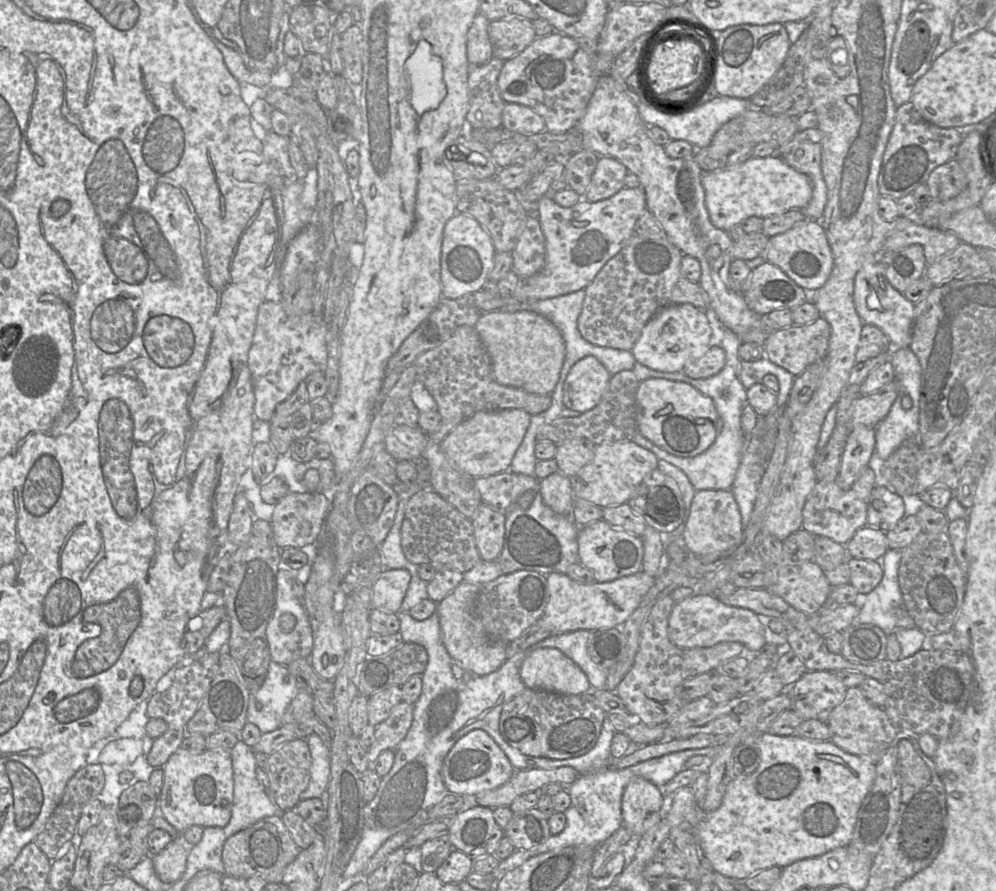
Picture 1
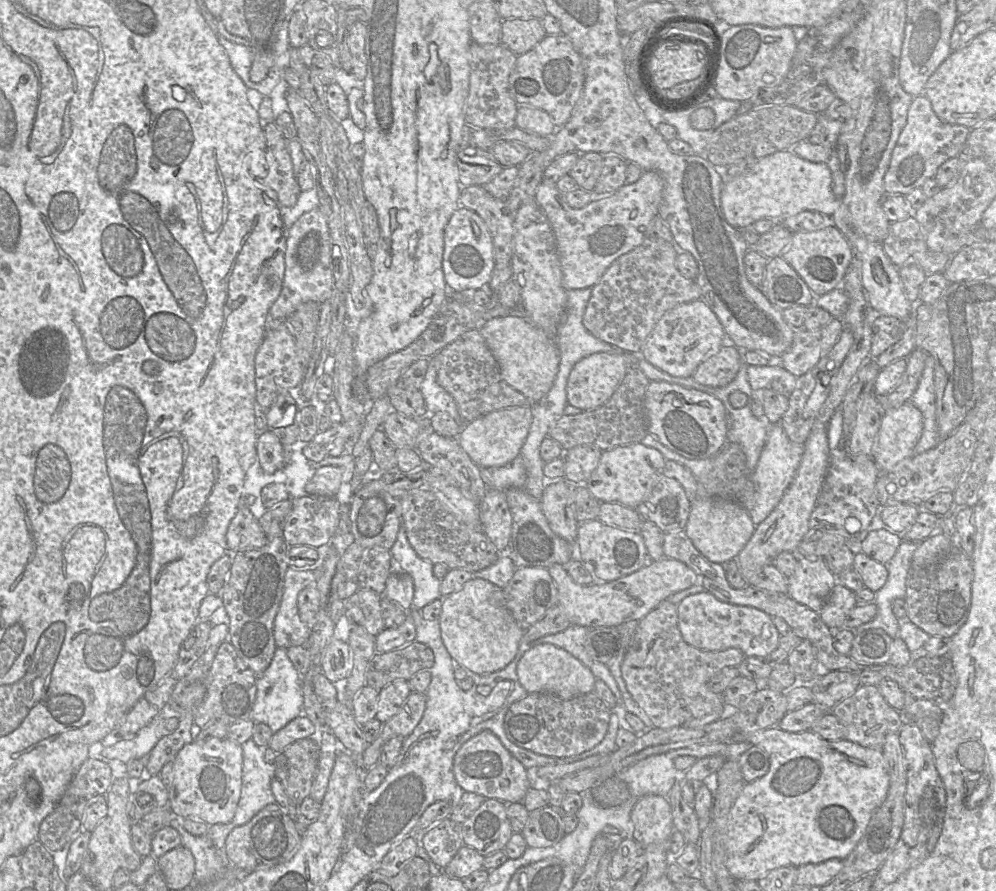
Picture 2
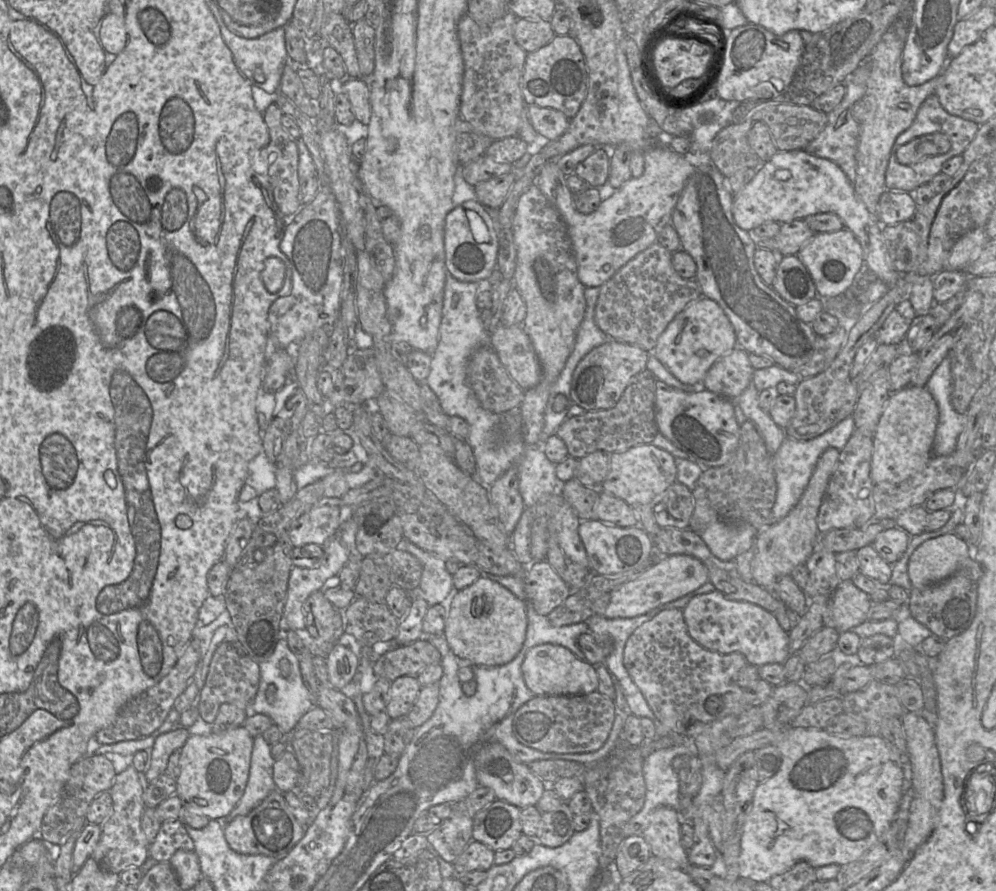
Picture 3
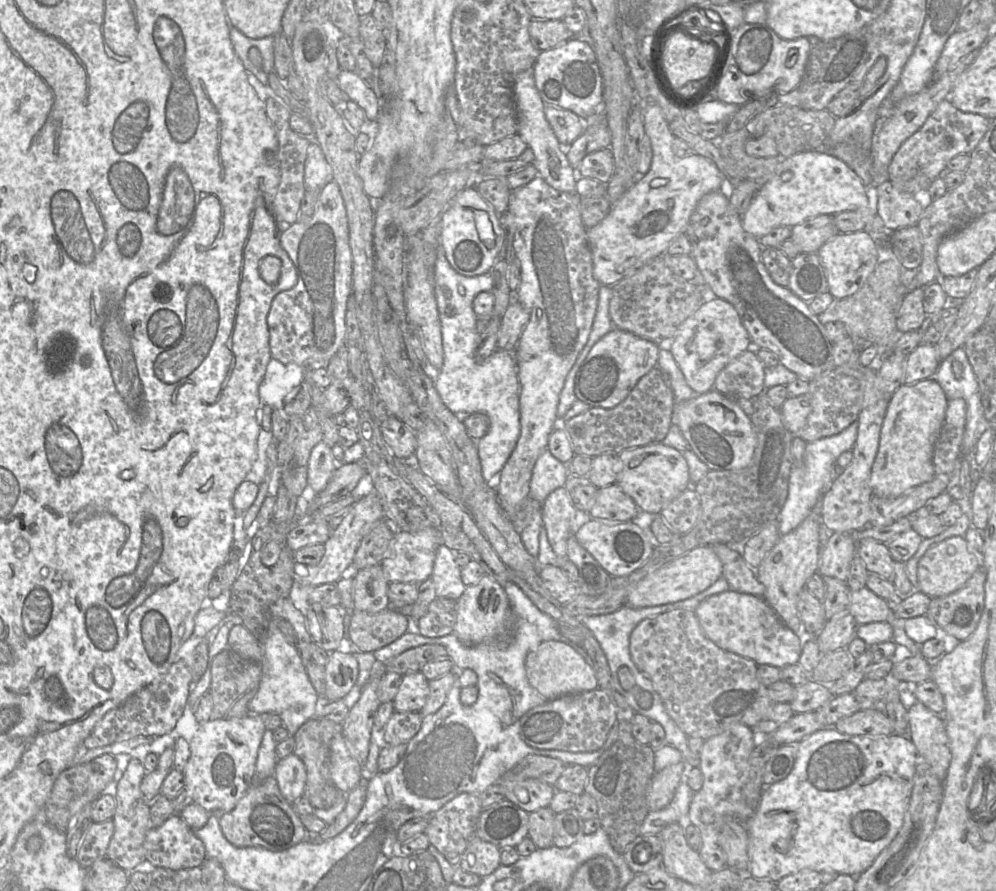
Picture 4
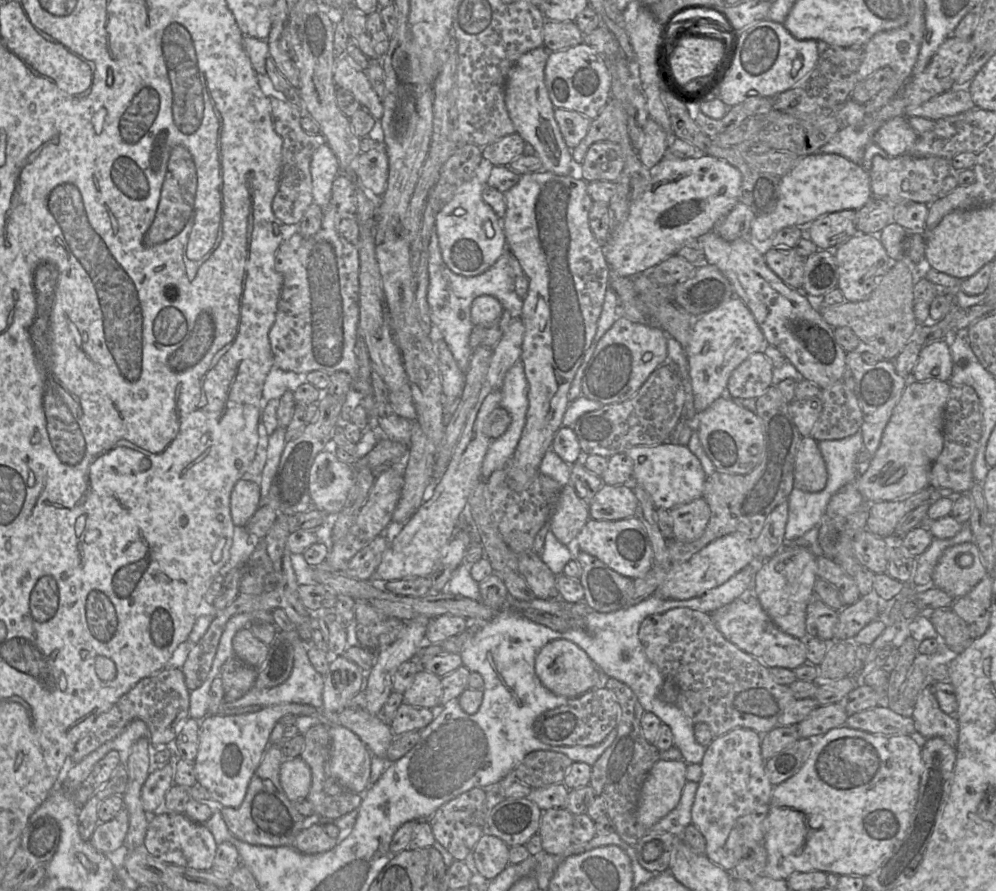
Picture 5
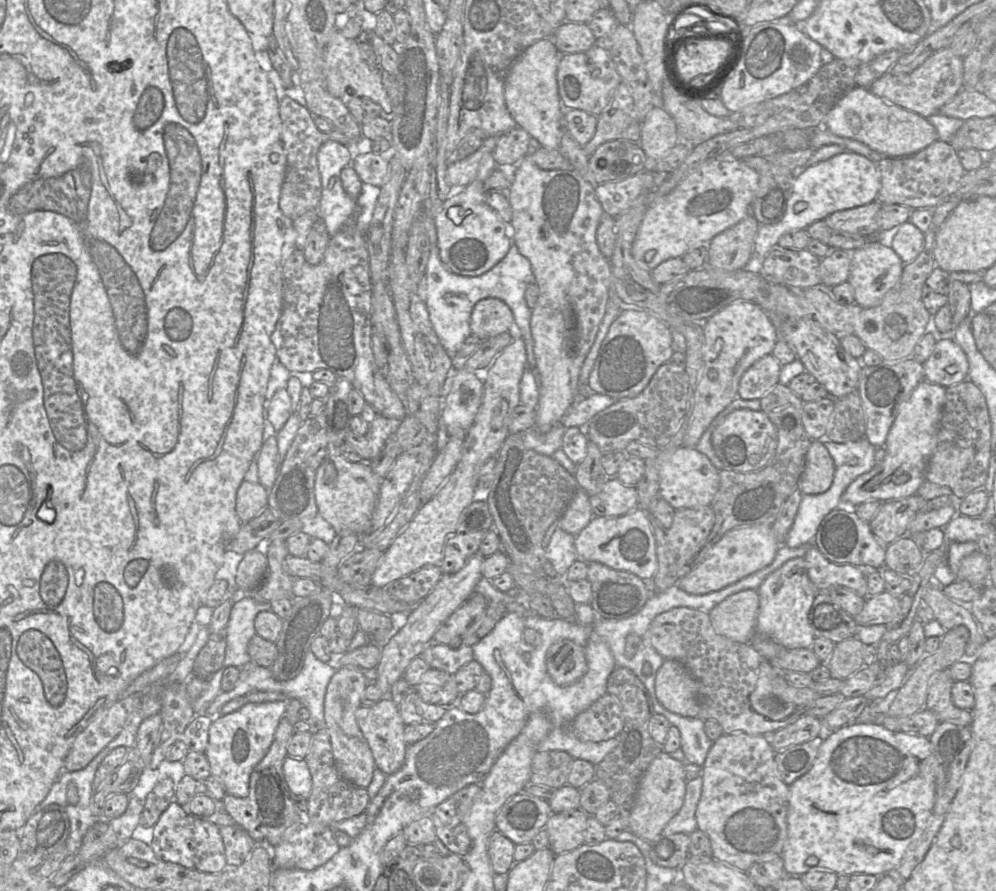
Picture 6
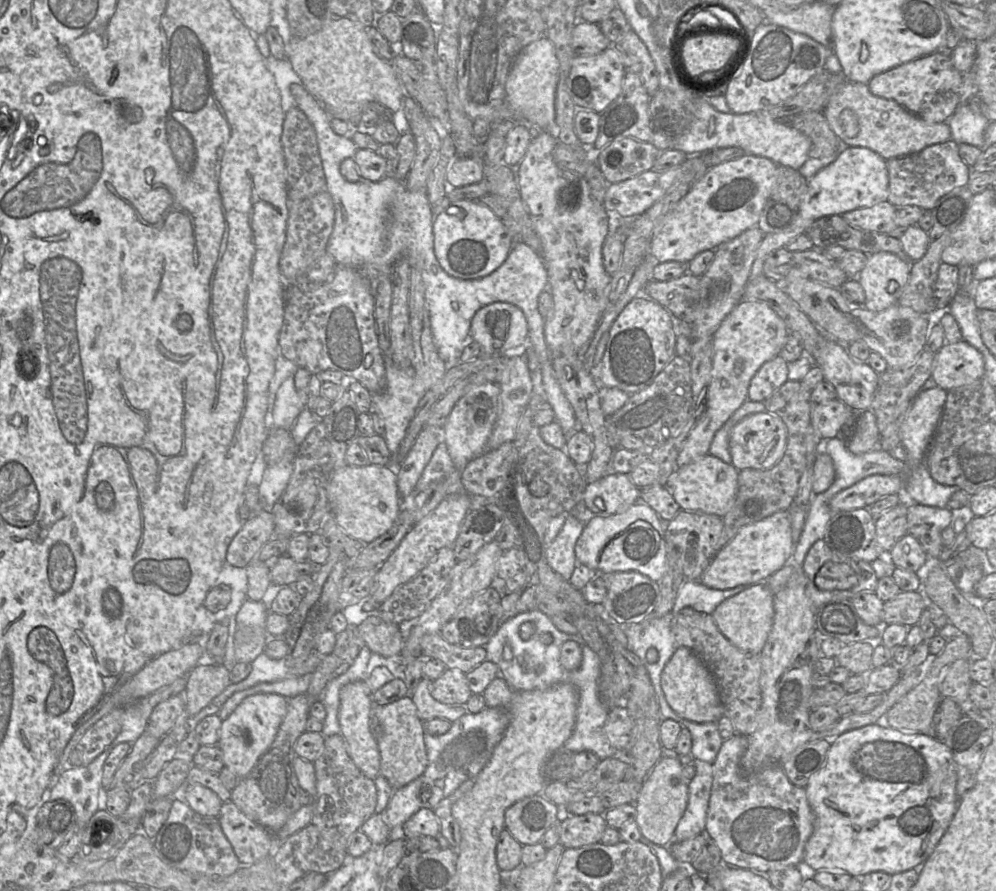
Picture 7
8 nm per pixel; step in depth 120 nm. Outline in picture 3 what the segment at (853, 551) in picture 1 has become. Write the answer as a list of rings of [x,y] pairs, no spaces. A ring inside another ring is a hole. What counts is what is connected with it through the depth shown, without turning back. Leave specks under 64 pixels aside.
[[[894,521],[882,523],[885,523],[886,526],[871,545],[881,558],[892,564],[904,554],[910,535],[903,529],[896,527]]]

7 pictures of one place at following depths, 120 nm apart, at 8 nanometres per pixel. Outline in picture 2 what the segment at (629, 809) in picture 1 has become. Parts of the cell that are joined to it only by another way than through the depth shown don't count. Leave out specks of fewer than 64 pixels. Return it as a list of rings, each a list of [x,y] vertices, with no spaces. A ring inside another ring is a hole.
[[[655,794],[640,797],[633,806],[630,816],[634,824],[632,838],[641,848],[666,843],[674,831],[667,797]]]

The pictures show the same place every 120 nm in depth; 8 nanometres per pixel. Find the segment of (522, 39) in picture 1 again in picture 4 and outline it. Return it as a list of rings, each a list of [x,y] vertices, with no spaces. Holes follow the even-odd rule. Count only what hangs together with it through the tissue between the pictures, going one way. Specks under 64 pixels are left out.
[[[532,18],[528,31],[533,46],[540,51],[554,48],[573,37],[562,20]]]

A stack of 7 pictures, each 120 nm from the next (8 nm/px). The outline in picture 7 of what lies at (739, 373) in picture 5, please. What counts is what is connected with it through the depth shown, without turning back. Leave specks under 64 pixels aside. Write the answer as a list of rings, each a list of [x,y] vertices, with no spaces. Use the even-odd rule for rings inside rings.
[[[776,356],[765,362],[752,377],[748,388],[748,399],[763,402],[788,381],[787,362]]]

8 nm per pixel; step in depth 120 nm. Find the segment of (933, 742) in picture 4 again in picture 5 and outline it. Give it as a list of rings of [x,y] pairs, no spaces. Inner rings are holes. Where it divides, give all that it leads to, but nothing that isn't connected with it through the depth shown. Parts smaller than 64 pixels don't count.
[[[926,685],[919,693],[912,718],[916,732],[924,739],[940,737],[950,746],[958,744],[959,726],[953,715],[943,712],[931,687]]]

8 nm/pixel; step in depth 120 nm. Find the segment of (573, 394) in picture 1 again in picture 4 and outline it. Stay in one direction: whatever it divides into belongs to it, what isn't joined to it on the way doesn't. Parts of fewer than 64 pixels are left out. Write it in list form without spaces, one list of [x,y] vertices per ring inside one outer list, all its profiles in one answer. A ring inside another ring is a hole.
[[[613,329],[589,351],[574,382],[578,400],[590,407],[612,409],[619,405],[635,387],[641,377],[656,367],[660,346],[630,332]]]

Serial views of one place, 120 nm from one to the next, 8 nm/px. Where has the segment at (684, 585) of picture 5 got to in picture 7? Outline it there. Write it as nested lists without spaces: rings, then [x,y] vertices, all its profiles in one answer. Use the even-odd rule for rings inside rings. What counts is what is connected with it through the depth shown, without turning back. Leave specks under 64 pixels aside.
[[[788,511],[776,512],[760,521],[741,527],[732,540],[713,557],[699,581],[706,587],[717,590],[731,589],[744,584],[757,584],[781,569],[793,556],[793,552],[790,515]]]

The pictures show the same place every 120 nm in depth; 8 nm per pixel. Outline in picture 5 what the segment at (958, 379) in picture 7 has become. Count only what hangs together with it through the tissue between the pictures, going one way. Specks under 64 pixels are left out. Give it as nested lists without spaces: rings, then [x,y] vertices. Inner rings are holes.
[[[936,340],[922,346],[911,376],[917,381],[949,381],[952,369],[953,360],[948,344],[945,340]]]

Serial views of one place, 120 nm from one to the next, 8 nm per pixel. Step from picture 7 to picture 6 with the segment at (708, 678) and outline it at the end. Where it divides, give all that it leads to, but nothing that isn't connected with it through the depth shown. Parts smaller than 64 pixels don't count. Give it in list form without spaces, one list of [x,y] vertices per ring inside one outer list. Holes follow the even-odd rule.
[[[665,660],[657,672],[655,693],[668,711],[696,718],[701,712],[698,684],[687,668],[676,660]]]

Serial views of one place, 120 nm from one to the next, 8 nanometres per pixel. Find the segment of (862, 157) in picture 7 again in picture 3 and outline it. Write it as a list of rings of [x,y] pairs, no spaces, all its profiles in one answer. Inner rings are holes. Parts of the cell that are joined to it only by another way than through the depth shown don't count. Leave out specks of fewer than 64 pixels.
[[[804,149],[801,150],[790,150],[790,151],[778,151],[772,158],[769,160],[765,161],[758,169],[753,177],[753,179],[736,195],[733,196],[733,205],[732,205],[732,213],[734,220],[736,224],[743,230],[750,231],[758,227],[759,225],[766,223],[766,222],[777,222],[777,223],[785,223],[785,222],[791,222],[793,220],[797,219],[804,219],[809,215],[814,215],[818,213],[834,213],[837,216],[840,217],[840,219],[843,221],[844,228],[847,228],[850,230],[856,239],[858,240],[862,251],[863,251],[863,257],[864,257],[864,263],[865,263],[865,268],[873,273],[878,279],[880,279],[889,289],[891,289],[893,286],[896,285],[898,282],[898,279],[901,274],[899,274],[895,268],[893,267],[889,255],[886,249],[886,245],[884,243],[883,235],[882,235],[882,225],[878,220],[878,217],[872,215],[868,209],[866,208],[865,204],[857,197],[855,190],[854,190],[854,185],[849,181],[843,170],[833,161],[826,159],[826,158],[821,158],[814,156]],[[779,169],[787,169],[790,171],[790,178],[787,180],[776,180],[775,179],[775,172]]]

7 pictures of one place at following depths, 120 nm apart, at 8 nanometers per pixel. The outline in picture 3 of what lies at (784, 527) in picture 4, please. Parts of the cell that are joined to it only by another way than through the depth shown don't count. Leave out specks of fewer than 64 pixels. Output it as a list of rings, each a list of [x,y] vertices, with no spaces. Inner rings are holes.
[[[849,416],[811,440],[800,441],[790,437],[784,439],[779,449],[772,456],[777,491],[771,515],[766,520],[766,526],[777,523],[791,511],[806,489],[822,453],[828,448],[835,448],[840,451],[848,442],[854,430],[853,417]]]

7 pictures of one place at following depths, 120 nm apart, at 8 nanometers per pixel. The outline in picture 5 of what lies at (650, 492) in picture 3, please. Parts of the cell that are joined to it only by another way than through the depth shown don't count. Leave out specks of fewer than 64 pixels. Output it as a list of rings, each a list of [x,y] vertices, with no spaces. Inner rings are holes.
[[[664,442],[631,447],[625,453],[633,460],[632,481],[648,492],[656,509],[671,510],[702,497],[707,476],[687,446]]]

